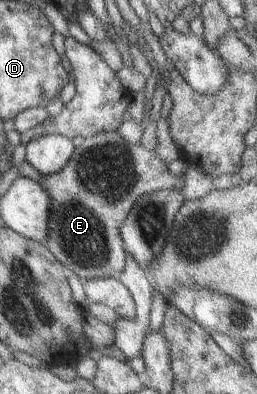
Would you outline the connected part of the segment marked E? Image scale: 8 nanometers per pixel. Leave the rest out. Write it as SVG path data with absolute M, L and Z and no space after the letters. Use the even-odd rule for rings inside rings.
M109 130L83 138L81 145L74 147L63 169L52 174L40 175L38 182L50 199L46 248L61 265L82 281L116 277L124 266L126 256L118 229L129 208L140 195L173 188L181 190L183 176L172 175L167 170L166 163L154 154L153 149L144 149L141 144L127 143L118 131Z

